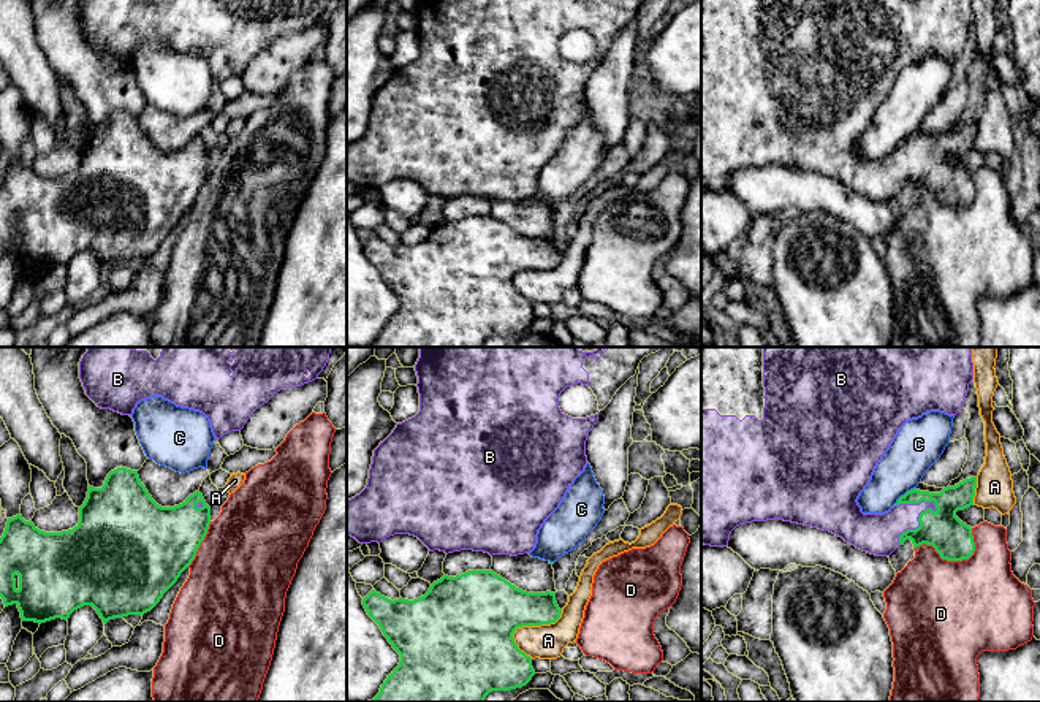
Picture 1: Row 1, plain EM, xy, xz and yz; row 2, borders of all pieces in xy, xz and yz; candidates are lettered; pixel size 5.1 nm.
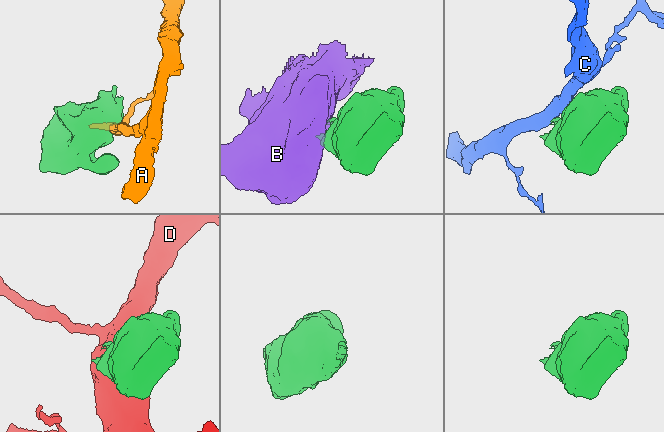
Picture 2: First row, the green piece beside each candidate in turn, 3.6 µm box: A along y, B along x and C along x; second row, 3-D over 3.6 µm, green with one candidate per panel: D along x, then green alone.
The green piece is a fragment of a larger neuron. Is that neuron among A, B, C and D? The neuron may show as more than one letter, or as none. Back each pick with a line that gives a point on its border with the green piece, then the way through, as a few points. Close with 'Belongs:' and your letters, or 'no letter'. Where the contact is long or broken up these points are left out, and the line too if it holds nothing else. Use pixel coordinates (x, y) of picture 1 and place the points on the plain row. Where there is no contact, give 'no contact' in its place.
B: yz (918, 165)
Belongs: B

